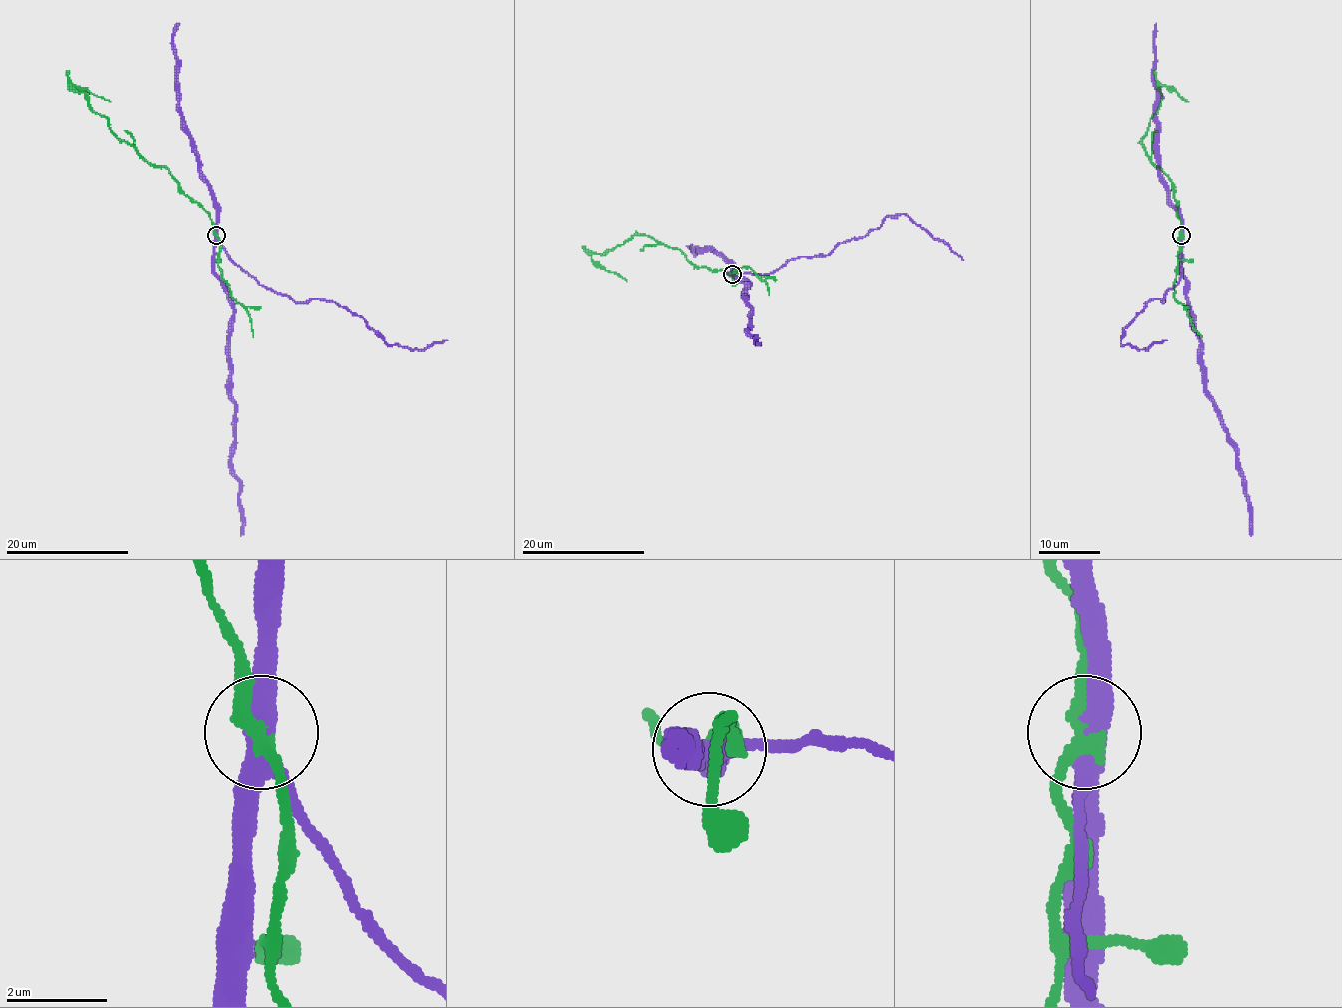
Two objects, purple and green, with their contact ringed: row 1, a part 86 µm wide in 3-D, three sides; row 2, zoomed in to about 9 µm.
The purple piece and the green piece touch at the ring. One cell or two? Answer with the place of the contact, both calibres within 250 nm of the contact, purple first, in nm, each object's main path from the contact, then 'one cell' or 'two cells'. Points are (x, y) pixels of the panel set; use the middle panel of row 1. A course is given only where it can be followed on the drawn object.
at (732, 274); 360 nm thick on the purple side, 340 nm on the other; purple runs (732, 273), (749, 284), (746, 295), (750, 306), (747, 330), (756, 344); green runs (732, 273), (695, 266), (678, 249), (648, 235), (634, 235), (605, 253), (590, 252), (596, 263), (626, 281); two cells

